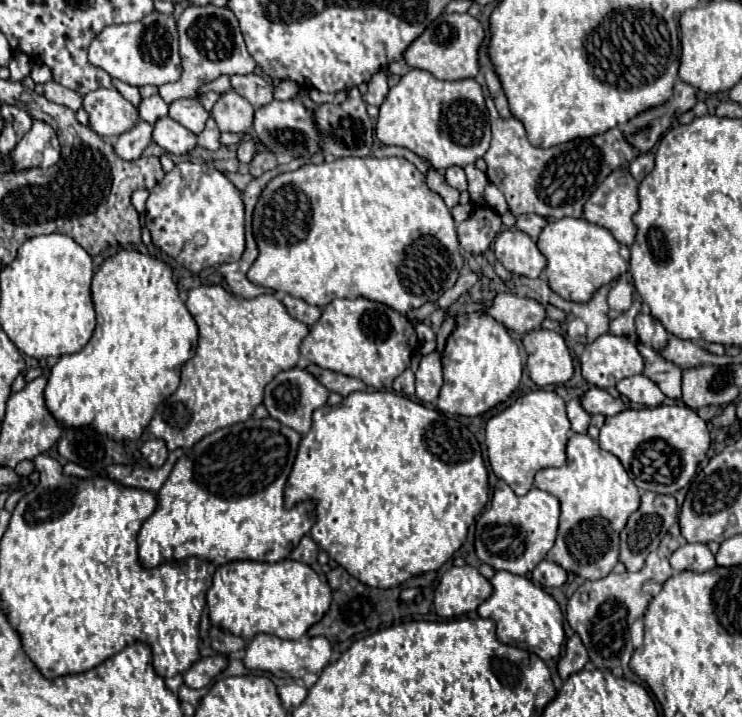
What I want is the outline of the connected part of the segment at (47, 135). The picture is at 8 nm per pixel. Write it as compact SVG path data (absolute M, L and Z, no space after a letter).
M35 120L33 128L21 138L17 148L7 158L15 162L15 170L55 166L61 158L55 130L49 124Z

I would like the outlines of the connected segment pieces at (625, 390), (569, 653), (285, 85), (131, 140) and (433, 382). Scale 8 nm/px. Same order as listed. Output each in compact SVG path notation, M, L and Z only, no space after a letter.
M643 374L631 376L631 378L623 378L617 384L617 390L631 402L631 404L639 404L639 406L647 406L647 408L655 408L659 404L663 404L665 396L663 392Z
M573 634L565 646L565 654L559 659L559 676L561 680L567 680L571 674L579 672L585 664L587 664L589 656L587 650L583 646L583 642L579 640L577 634Z
M283 80L274 88L274 98L277 100L290 100L293 99L299 91L299 86L292 80Z
M139 122L135 124L135 128L117 136L113 142L113 148L115 148L115 154L123 160L137 160L149 144L151 144L151 124Z
M437 352L423 356L419 370L415 372L415 386L417 386L417 398L423 404L433 404L439 396L439 390L443 386L443 370L441 370L441 358Z

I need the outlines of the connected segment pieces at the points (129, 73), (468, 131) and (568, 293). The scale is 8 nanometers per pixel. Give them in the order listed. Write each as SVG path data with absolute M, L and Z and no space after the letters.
M155 10L139 22L107 26L91 42L89 62L97 68L103 68L111 78L123 80L125 84L131 86L145 86L145 84L163 86L179 80L181 60L179 60L179 34L175 16L167 16Z
M425 70L407 72L379 108L377 138L385 146L401 146L427 160L435 170L467 166L483 158L491 144L491 122L481 86L473 80L445 82Z
M561 218L549 222L543 228L537 246L547 258L545 270L551 290L573 302L587 302L599 286L609 284L629 267L630 248L617 242L607 228L591 224L585 218Z

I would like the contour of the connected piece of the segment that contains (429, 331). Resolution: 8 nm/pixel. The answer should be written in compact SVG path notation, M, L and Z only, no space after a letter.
M419 322L419 324L415 326L415 332L417 332L417 338L419 338L421 342L435 340L435 332L433 332L433 328L431 328L427 322Z

